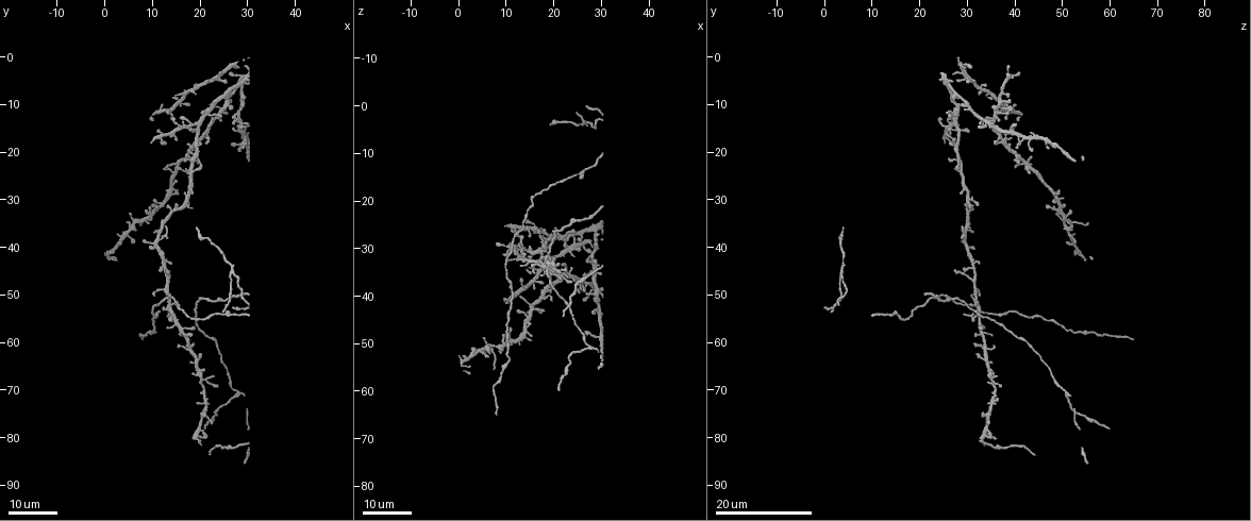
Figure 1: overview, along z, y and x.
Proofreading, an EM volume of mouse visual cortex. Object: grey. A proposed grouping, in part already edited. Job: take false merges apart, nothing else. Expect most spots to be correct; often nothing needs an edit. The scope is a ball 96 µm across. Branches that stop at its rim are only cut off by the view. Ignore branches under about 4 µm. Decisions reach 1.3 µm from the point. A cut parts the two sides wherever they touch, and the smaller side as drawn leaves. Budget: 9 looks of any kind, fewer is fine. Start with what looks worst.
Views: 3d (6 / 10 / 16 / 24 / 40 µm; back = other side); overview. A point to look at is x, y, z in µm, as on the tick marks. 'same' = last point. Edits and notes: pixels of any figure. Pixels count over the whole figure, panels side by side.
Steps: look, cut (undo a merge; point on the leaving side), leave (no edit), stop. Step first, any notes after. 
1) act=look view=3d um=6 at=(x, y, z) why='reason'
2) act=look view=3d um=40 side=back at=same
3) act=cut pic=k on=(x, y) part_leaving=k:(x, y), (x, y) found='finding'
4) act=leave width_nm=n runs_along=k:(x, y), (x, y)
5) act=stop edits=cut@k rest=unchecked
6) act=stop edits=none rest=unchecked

act=look view=3d um=16 at=(21.0, 68.0, 35.0) why='small branch off a trunk'

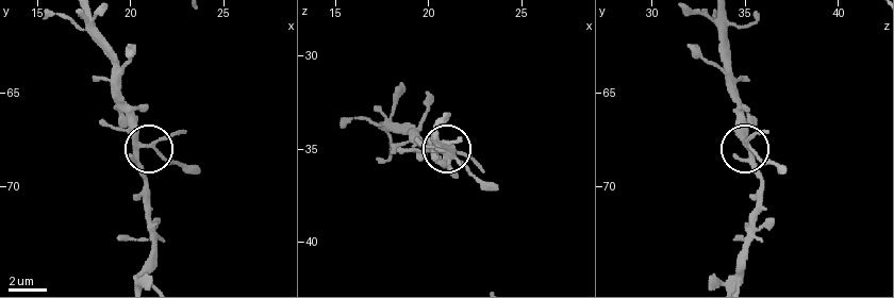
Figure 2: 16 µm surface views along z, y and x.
act=look view=3d um=6 at=(20.5, 68.0, 35.3) why='zoom in'

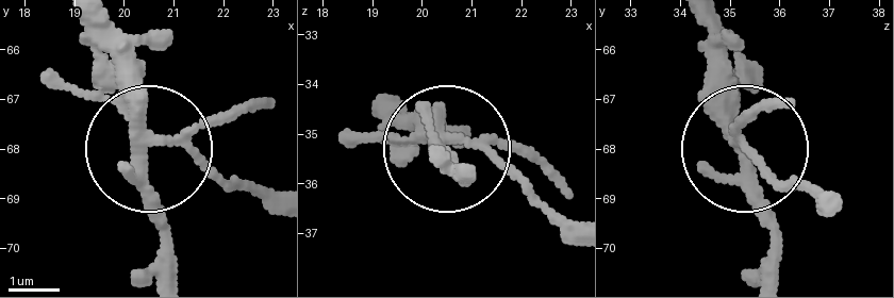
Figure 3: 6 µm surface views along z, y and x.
act=leave found='all the same neuron'

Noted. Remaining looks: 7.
act=look view=3d um=24 at=(26.5, 45.5, 3.5)

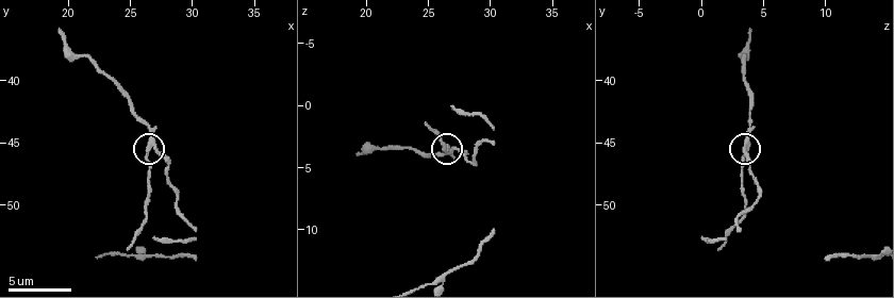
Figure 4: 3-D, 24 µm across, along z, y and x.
act=look view=3d um=10 at=(26.4, 45.4, 3.6)

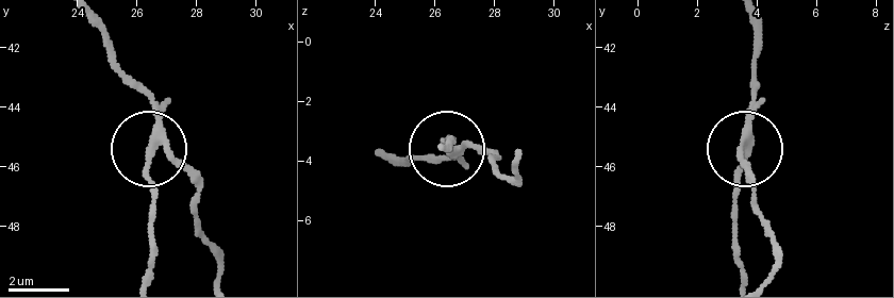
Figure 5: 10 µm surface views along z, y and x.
act=cut pic=5 on=(142, 170) arms=3 part_leaving=5:(155, 130), (148, 172), (155, 249), (148, 279) found='a second neuron is stuck on'

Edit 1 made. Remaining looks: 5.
act=look view=overview

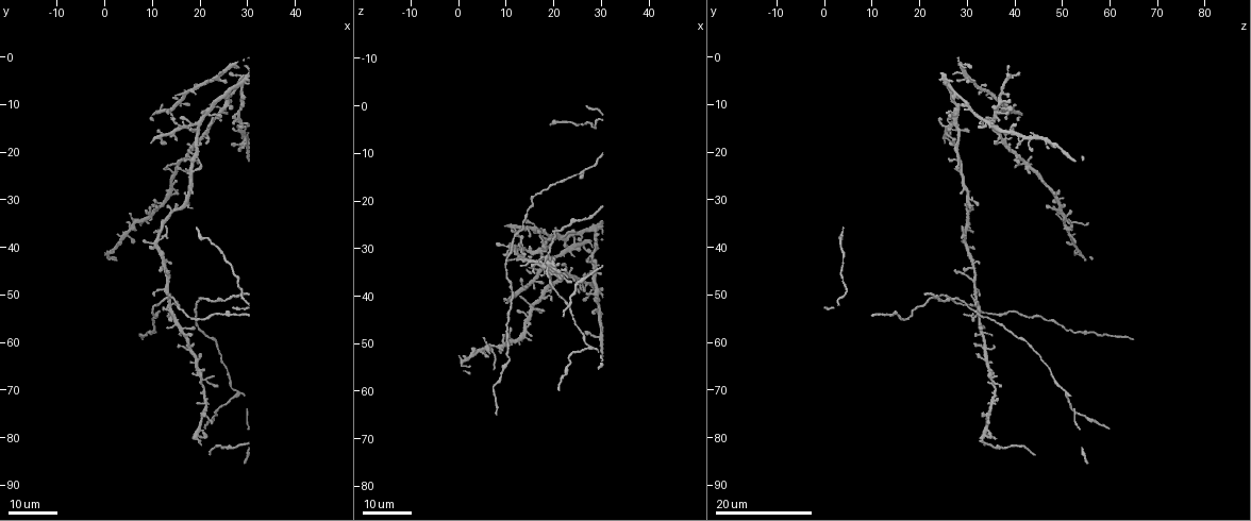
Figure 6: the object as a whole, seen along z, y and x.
act=look view=3d um=24 at=(27.5, 71.0, 50.5) why='three-way junction'

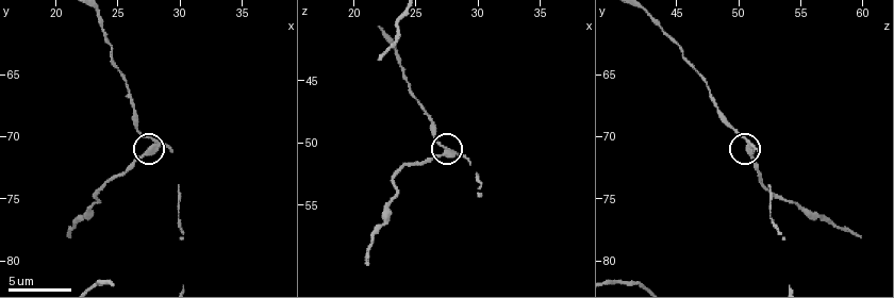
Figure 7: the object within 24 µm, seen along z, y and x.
act=look view=3d um=10 at=(28.0, 71.0, 50.8) why='closer look'

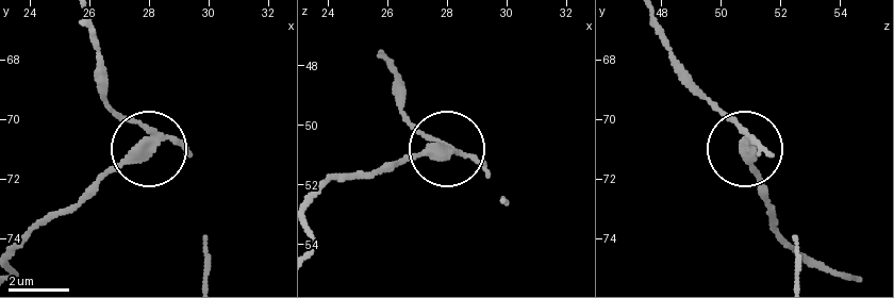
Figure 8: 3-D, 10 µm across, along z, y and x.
act=cut pic=8 on=(121, 167) width_nm=280 part_leaving=8:(151, 134), (18, 242) found='a second neuron is stuck on'

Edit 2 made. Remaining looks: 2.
act=look view=3d um=24 at=(12.5, 53.5, 32.0)

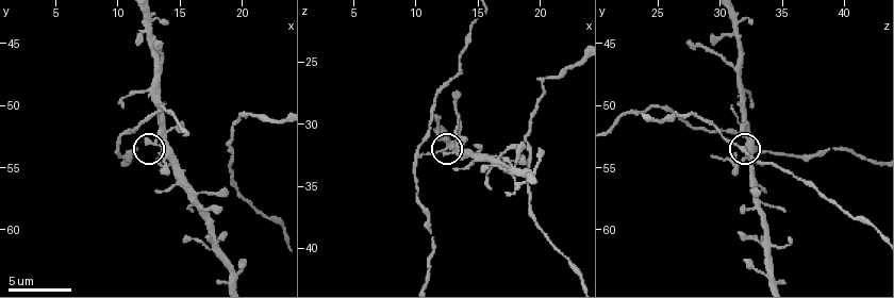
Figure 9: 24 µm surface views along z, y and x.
act=look view=3d um=10 at=(13.2, 53.2, 32.4)

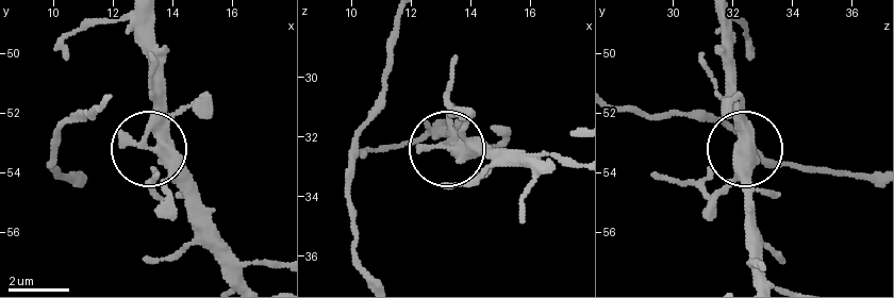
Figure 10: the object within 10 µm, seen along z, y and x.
act=leave runs_along=10:(144, 25), (154, 153), (211, 212) found='all the same neuron'

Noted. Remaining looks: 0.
act=stop edits=cut@5,cut@8 rest=unchecked

